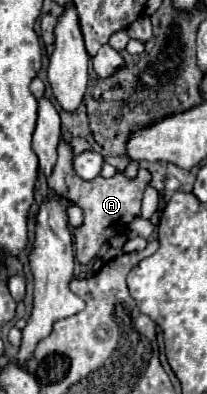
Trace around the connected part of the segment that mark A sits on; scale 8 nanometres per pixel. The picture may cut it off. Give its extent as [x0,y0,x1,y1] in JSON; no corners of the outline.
[48,141,152,265]

